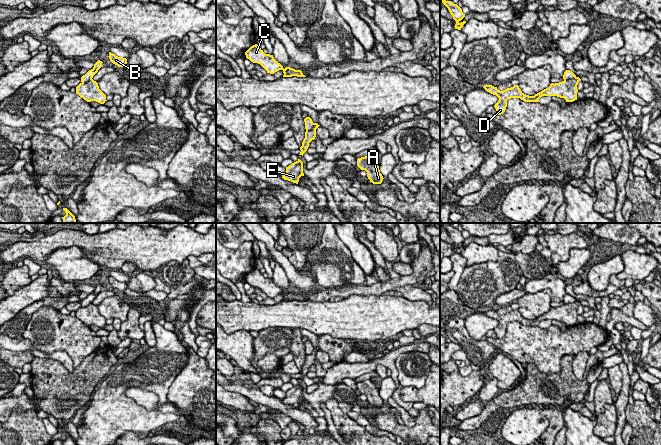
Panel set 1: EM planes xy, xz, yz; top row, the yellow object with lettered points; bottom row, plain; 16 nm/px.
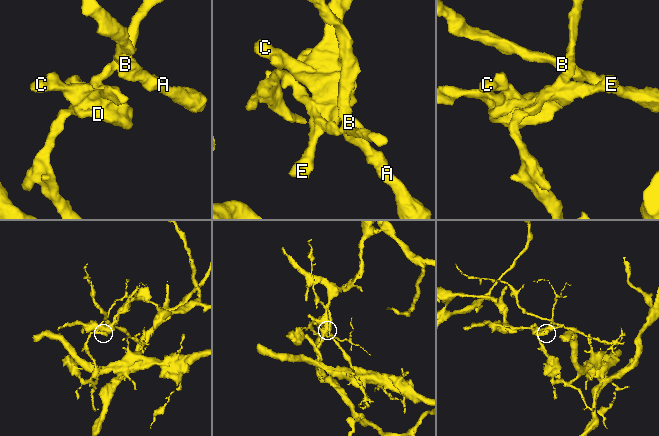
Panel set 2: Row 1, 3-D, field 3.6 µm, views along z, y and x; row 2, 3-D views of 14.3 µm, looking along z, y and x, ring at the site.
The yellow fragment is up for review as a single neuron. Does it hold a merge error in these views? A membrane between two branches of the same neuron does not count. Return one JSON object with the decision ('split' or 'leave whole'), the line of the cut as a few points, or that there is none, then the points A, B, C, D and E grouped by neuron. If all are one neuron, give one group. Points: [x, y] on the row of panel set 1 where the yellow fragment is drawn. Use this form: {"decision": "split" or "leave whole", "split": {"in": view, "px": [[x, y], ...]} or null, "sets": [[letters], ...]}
{"decision": "split", "split": {"in": "yz", "px": [[575, 76], [564, 81]]}, "sets": [["A", "B"], ["C", "D", "E"]]}

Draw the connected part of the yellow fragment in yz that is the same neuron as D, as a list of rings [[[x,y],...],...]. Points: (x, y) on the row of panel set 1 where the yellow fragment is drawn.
[[[575,77],[573,79],[559,83],[551,83],[548,88],[542,90],[534,96],[524,94],[518,85],[514,85],[513,87],[507,88],[503,91],[498,90],[497,87],[494,87],[492,85],[484,85],[483,88],[487,92],[496,95],[499,98],[494,107],[497,111],[497,114],[501,115],[506,110],[507,100],[511,98],[520,98],[525,102],[539,102],[539,99],[542,96],[557,96],[564,98],[566,102],[573,102],[577,100],[577,85],[580,81],[581,79],[579,77]]]

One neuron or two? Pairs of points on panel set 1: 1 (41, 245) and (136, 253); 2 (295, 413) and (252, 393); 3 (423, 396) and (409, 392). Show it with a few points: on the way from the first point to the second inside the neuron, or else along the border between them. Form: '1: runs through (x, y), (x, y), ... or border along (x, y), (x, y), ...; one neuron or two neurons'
1: runs through (65, 240), (82, 240), (92, 246), (112, 246); one neuron
2: runs through (284, 409), (276, 403), (263, 399); one neuron
3: runs through (420, 395), (412, 394); one neuron

